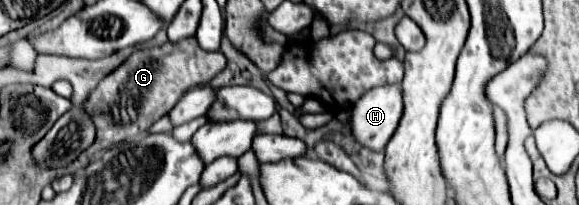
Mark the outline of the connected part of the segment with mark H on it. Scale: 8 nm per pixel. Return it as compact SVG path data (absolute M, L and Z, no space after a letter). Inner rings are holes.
M380 85L366 91L352 107L350 129L364 147L382 151L404 113L400 85Z

